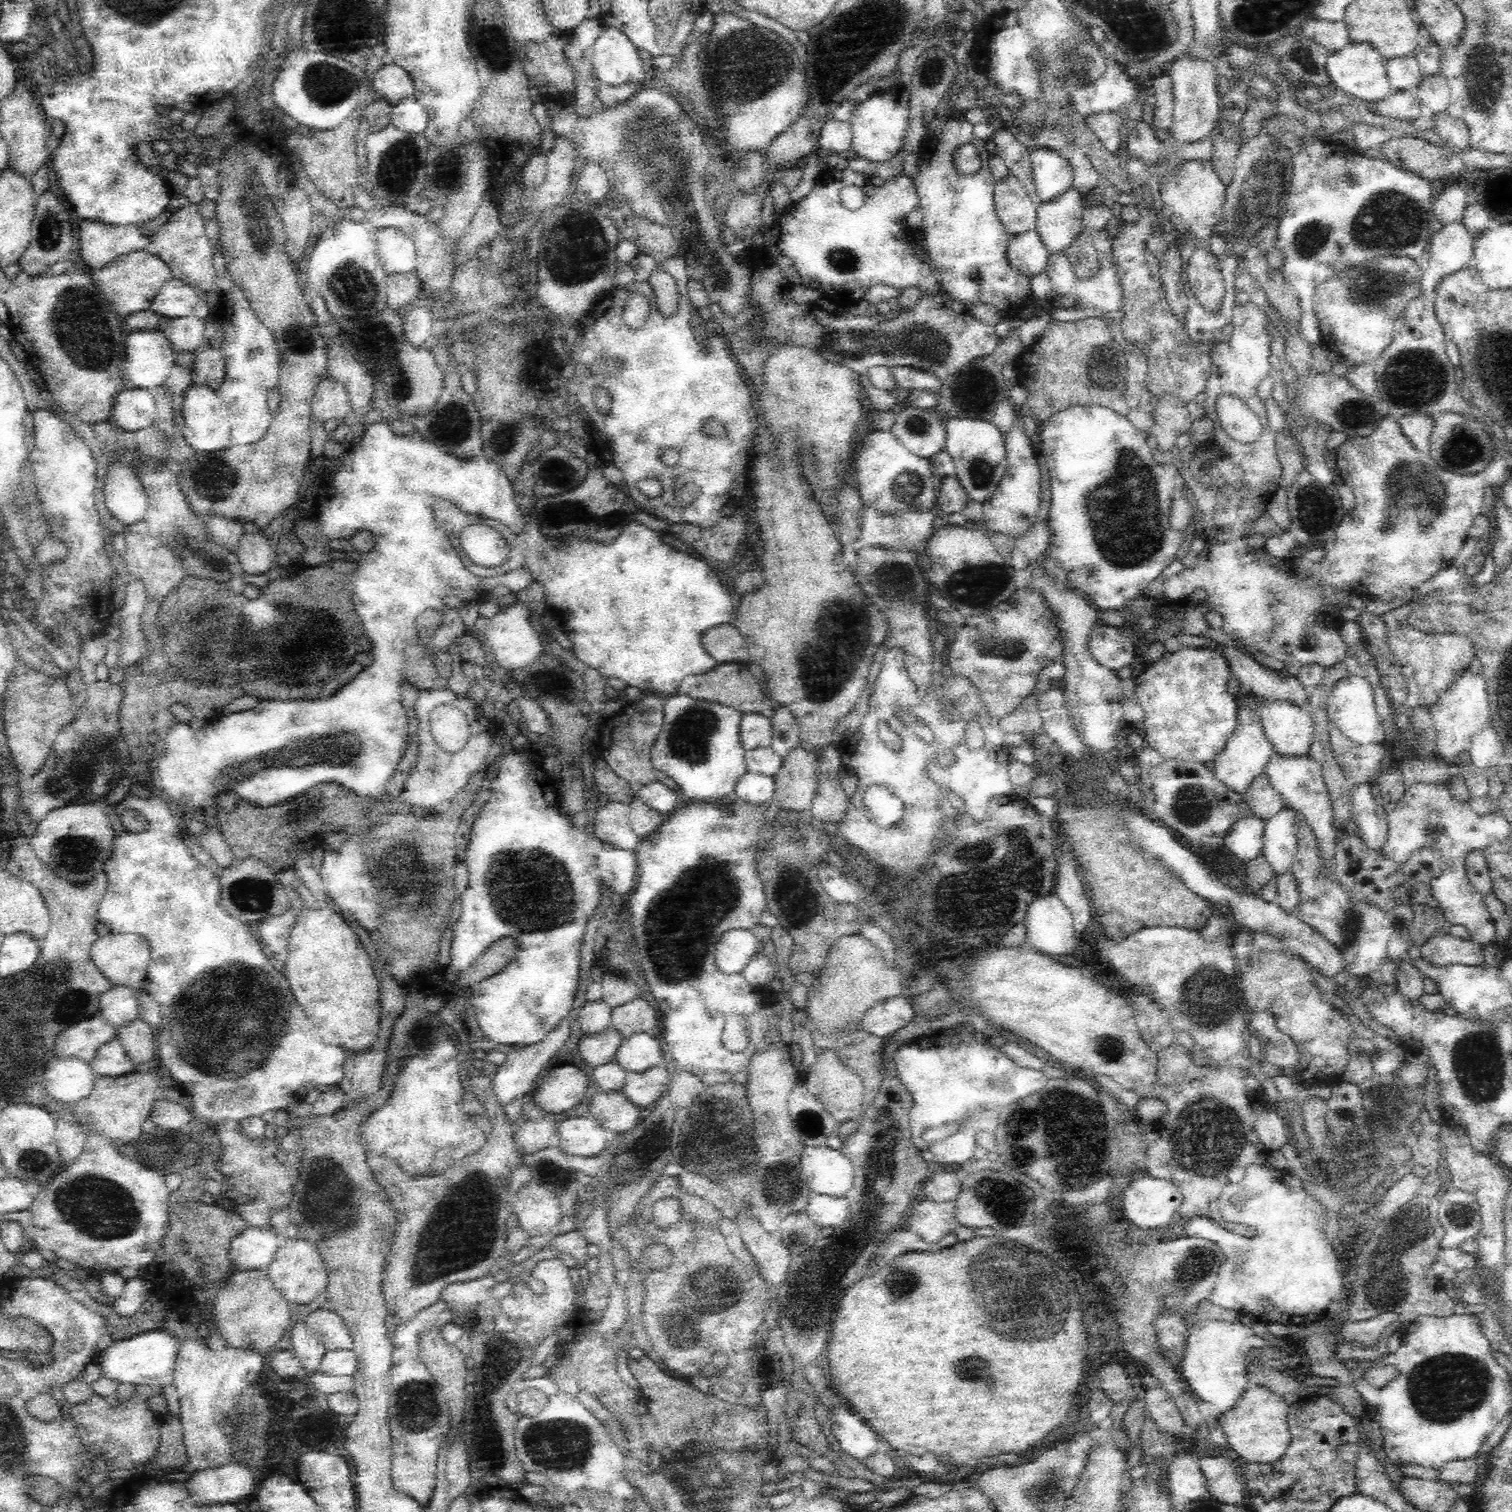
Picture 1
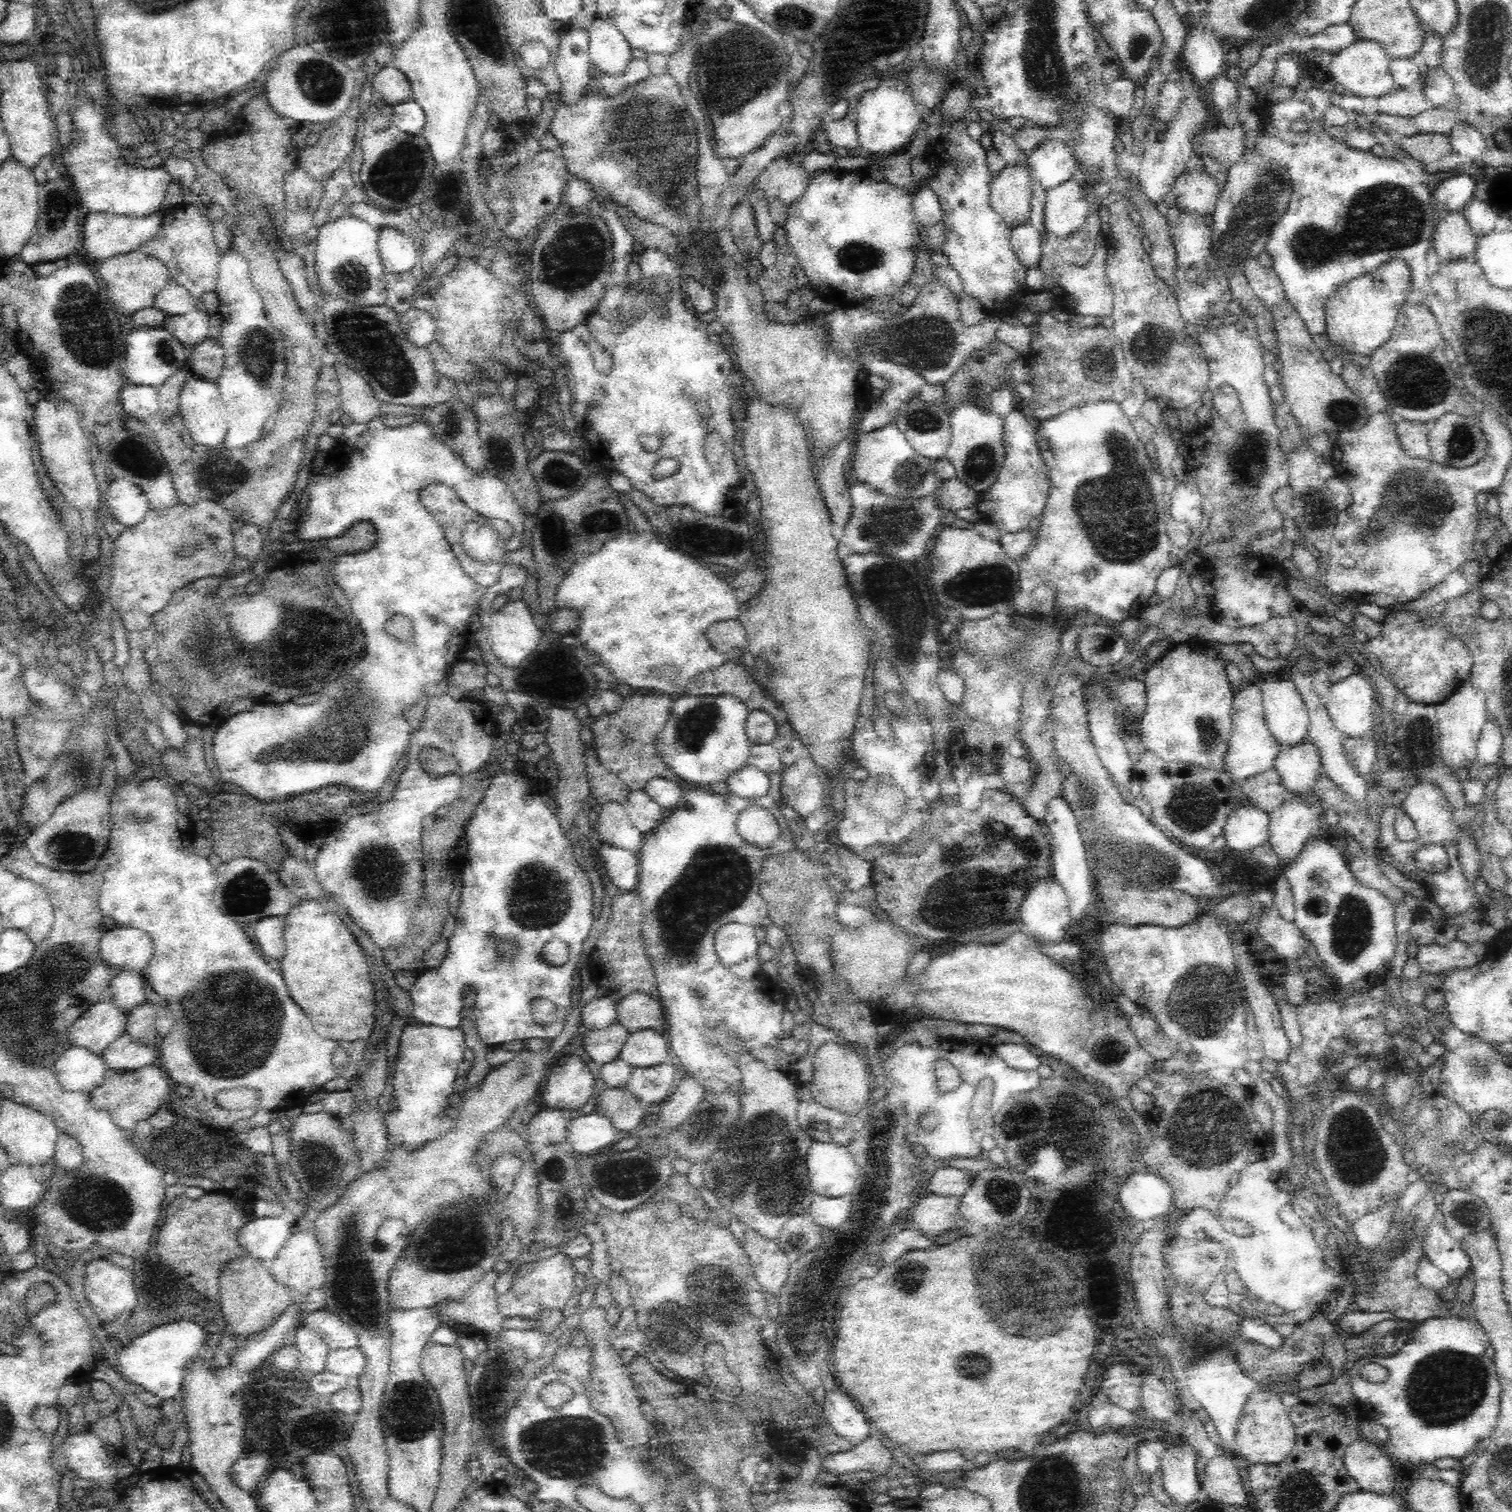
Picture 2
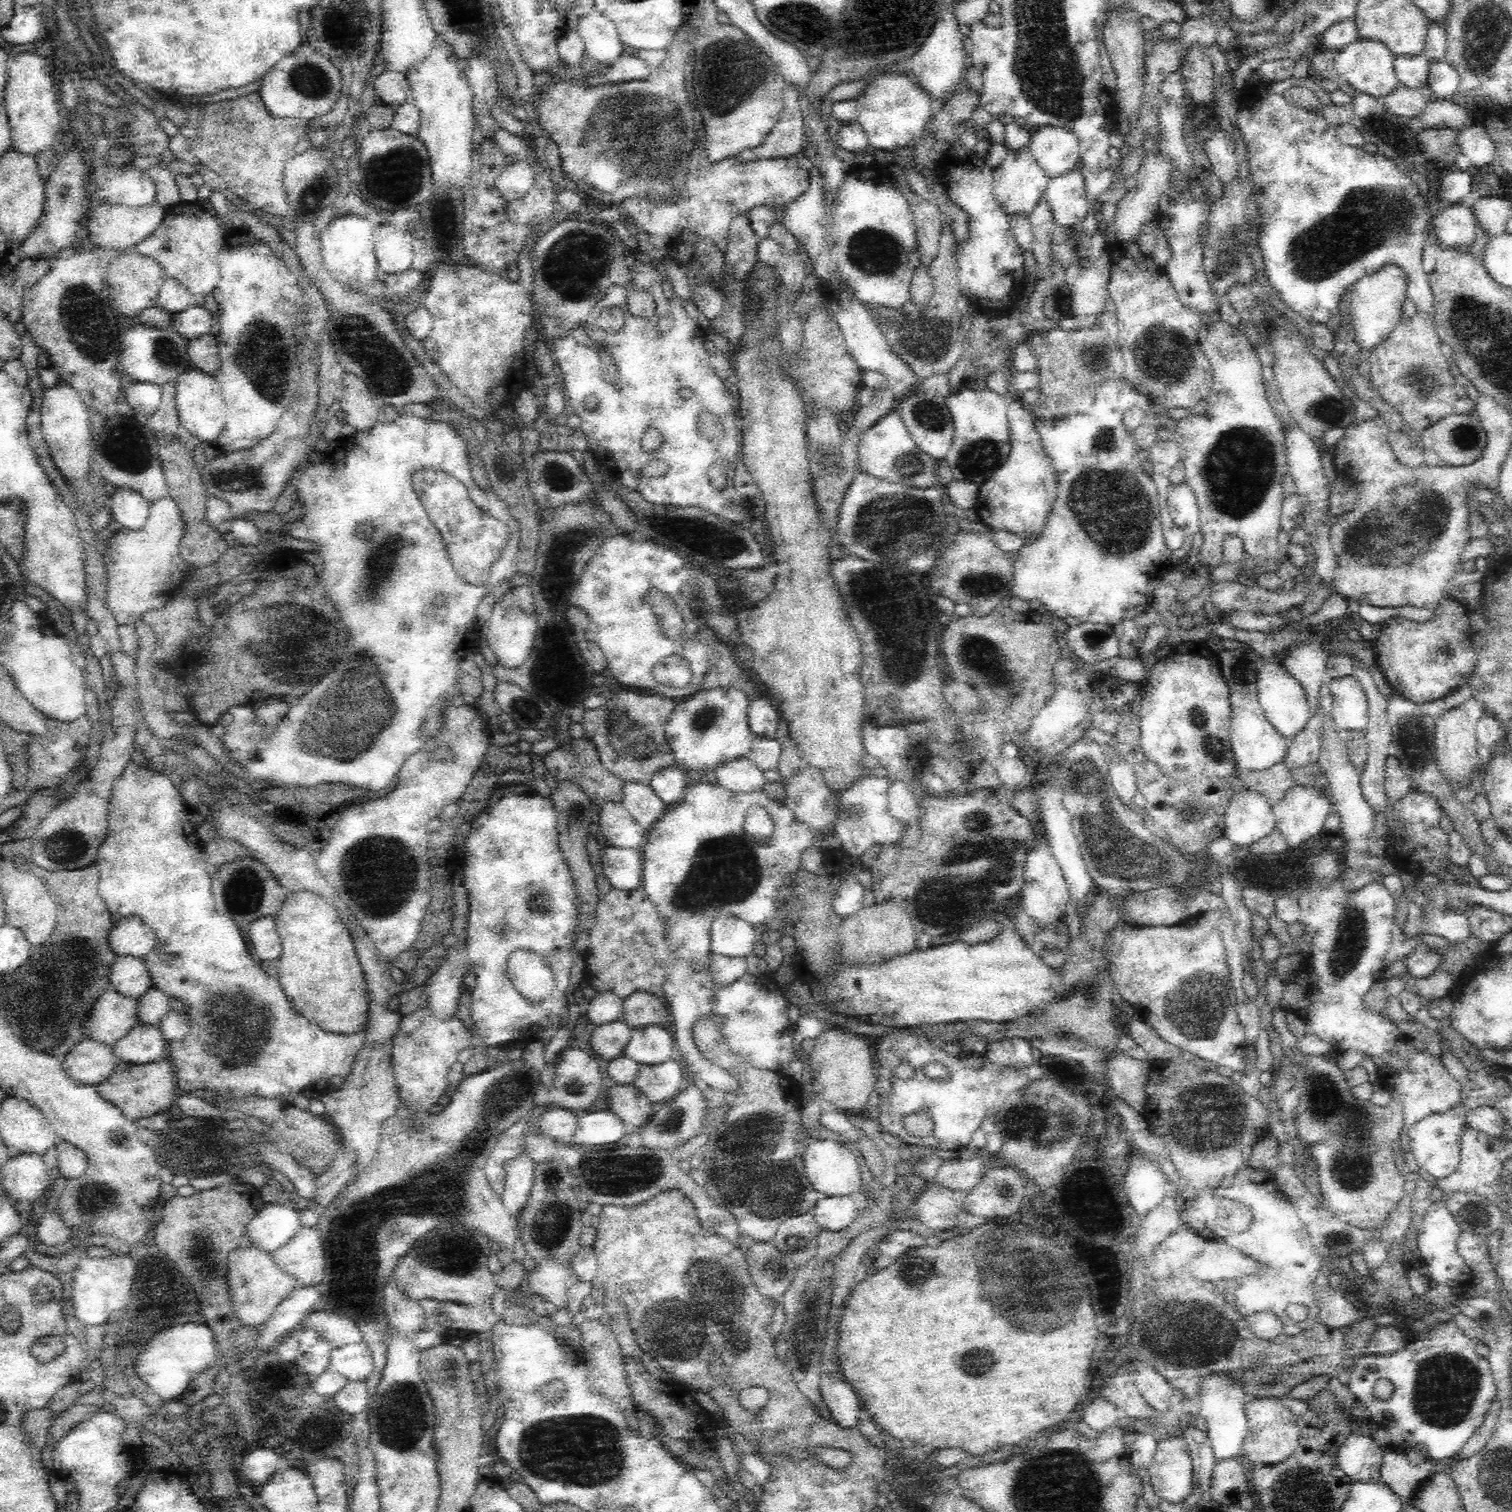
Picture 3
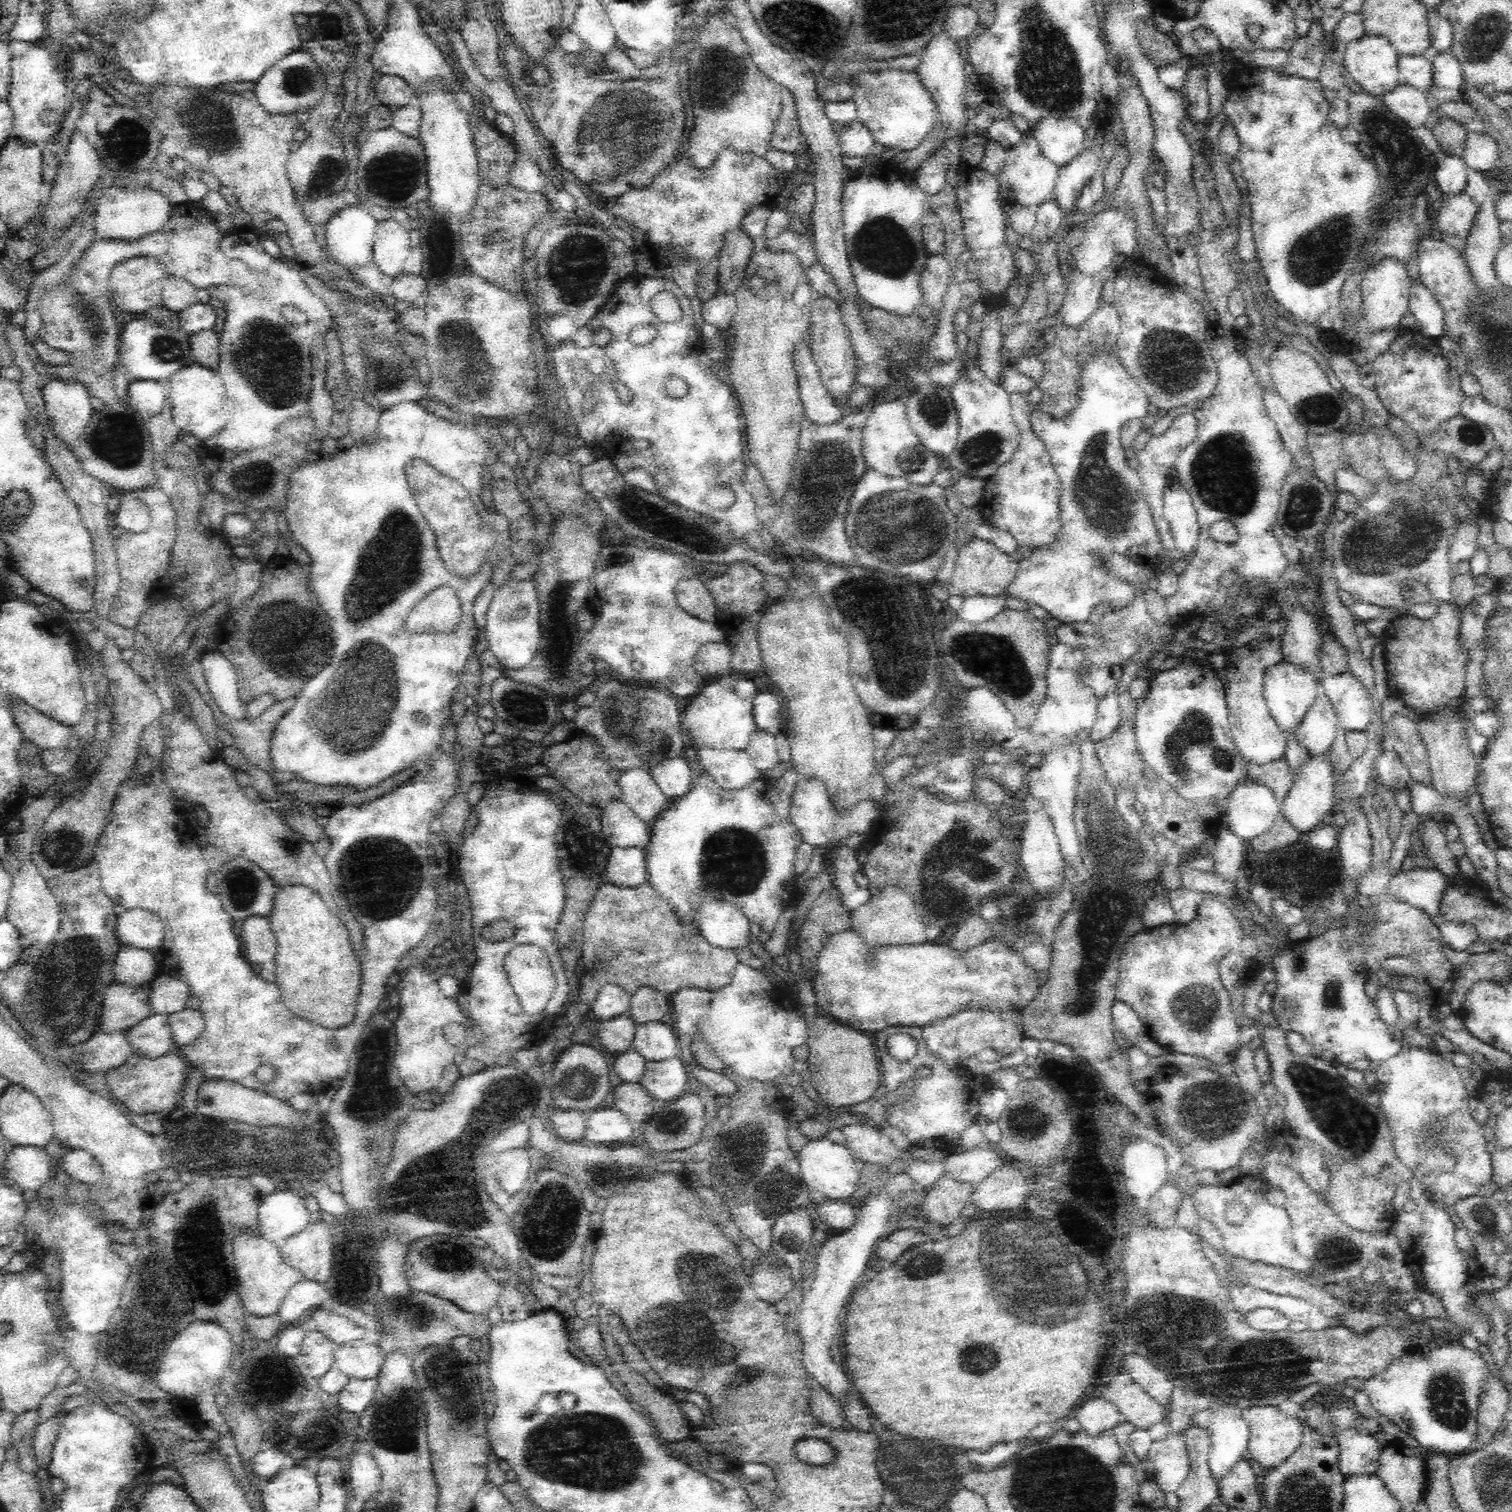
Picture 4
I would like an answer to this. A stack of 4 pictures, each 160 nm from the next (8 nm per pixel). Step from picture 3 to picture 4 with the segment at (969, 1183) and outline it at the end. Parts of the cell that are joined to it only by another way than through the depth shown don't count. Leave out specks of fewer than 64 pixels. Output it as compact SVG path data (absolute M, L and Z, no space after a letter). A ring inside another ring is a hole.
M972 1148L962 1154L952 1154L944 1158L944 1172L960 1182L977 1185L990 1176L1000 1164L1000 1154L990 1148Z

